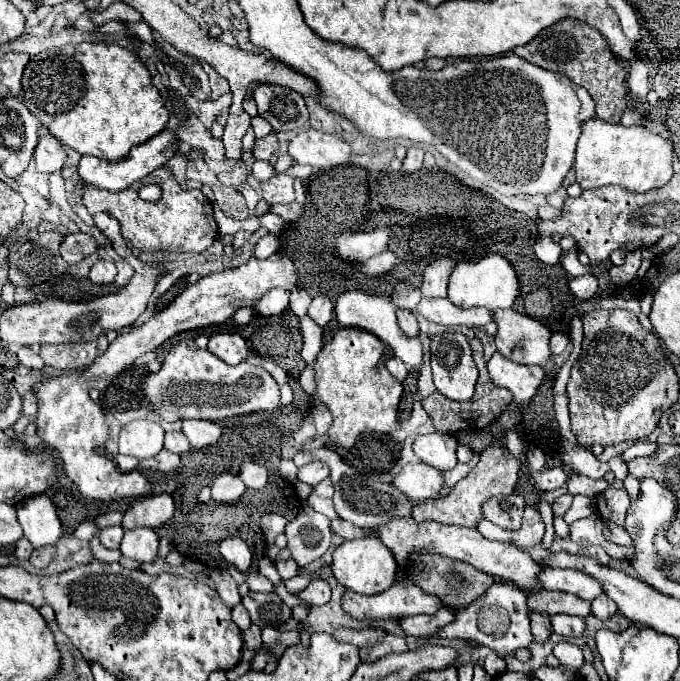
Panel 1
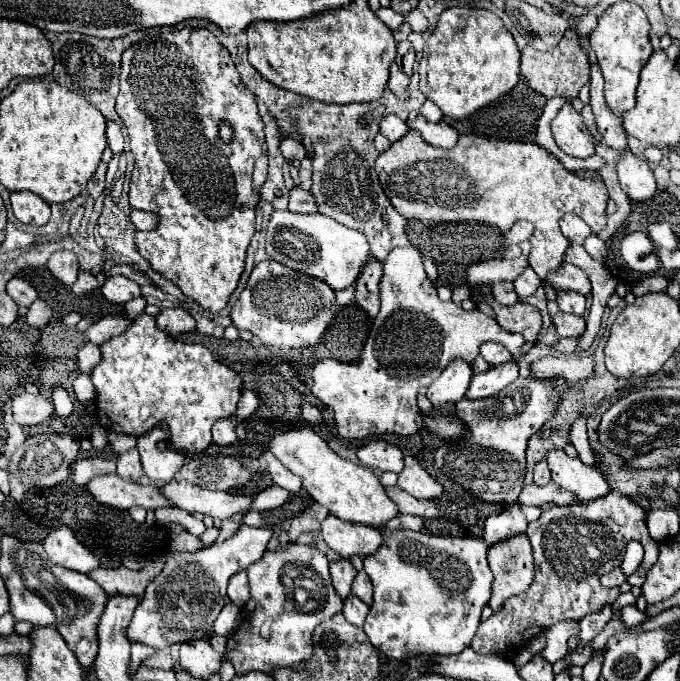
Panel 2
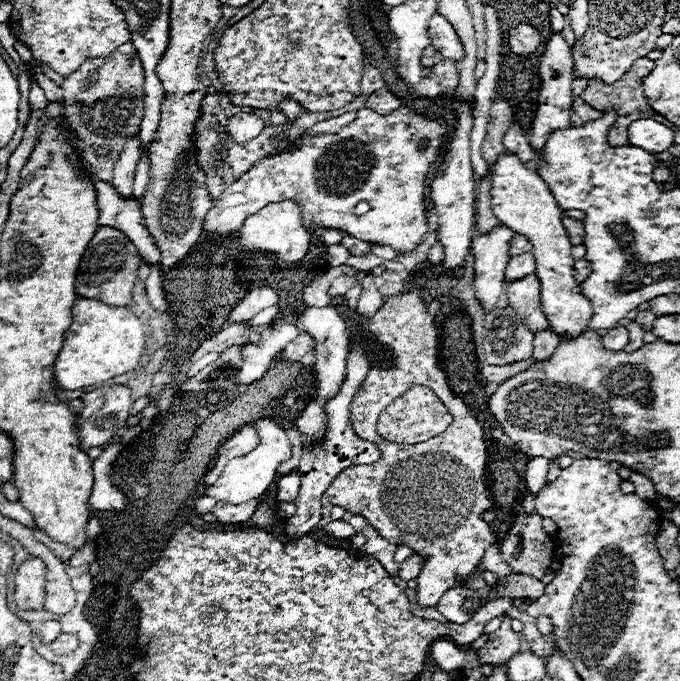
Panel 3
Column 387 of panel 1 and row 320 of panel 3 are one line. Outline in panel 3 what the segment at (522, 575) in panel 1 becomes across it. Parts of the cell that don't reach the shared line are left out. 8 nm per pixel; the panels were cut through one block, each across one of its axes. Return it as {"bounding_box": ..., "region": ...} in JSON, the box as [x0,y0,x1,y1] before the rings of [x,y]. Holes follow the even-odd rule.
{"bounding_box":[506,274,548,332],"region":[[[528,274],[520,280],[510,282],[506,296],[508,296],[508,304],[516,310],[516,314],[520,314],[520,318],[524,320],[526,326],[530,326],[532,332],[546,330],[548,322],[546,316],[542,314],[540,282],[536,274]]]}

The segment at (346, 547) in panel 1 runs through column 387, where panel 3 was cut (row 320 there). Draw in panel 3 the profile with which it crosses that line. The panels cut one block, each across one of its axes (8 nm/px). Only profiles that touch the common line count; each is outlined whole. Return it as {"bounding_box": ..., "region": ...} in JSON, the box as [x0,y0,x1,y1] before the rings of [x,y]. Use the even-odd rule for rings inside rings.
{"bounding_box":[492,154,592,338],"region":[[[502,154],[492,166],[492,212],[502,224],[512,228],[516,234],[528,236],[532,244],[532,254],[536,258],[536,276],[540,280],[540,302],[548,318],[548,326],[556,336],[578,338],[592,318],[592,304],[582,296],[580,284],[574,280],[574,258],[570,256],[570,240],[566,228],[562,226],[562,210],[556,204],[548,184],[536,174],[534,168],[524,166],[516,154]]]}

